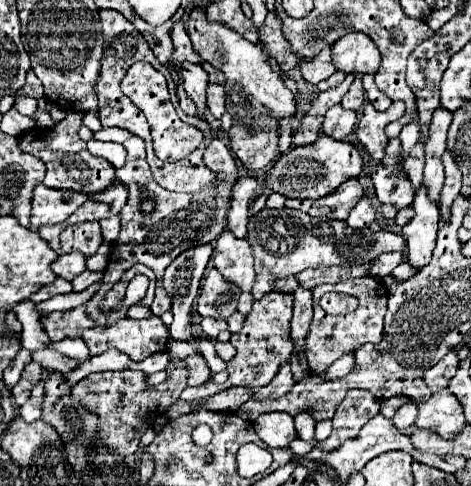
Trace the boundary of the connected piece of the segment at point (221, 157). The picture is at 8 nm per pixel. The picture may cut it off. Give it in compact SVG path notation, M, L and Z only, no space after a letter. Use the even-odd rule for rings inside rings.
M99 129L95 135L95 139L100 141L111 141L121 143L127 149L127 163L117 169L117 177L121 183L125 183L128 188L128 199L125 207L121 209L119 217L121 217L121 231L117 241L111 245L111 255L109 255L109 263L107 269L103 273L103 285L101 289L93 295L93 299L87 303L87 313L95 323L115 323L119 319L115 319L115 313L111 312L106 315L101 311L101 299L105 297L105 291L109 291L109 287L115 285L117 279L111 279L113 275L123 275L126 270L135 263L143 263L149 269L153 269L153 273L157 275L157 285L155 290L155 301L153 301L153 315L161 317L165 311L171 309L171 299L167 295L167 291L163 289L162 278L163 272L167 269L167 265L181 255L183 251L187 251L189 247L197 247L197 245L205 245L215 241L221 231L225 231L227 227L227 211L229 211L229 203L231 203L231 191L233 191L233 183L237 181L237 165L235 159L229 151L229 147L221 141L221 139L213 139L203 155L203 163L217 173L217 185L215 187L205 187L199 193L163 193L163 187L157 185L157 181L151 177L149 165L145 161L145 141L139 139L137 135L131 135L129 131L123 129ZM149 189L155 193L157 201L155 201L155 211L149 215L141 215L141 198L140 190Z

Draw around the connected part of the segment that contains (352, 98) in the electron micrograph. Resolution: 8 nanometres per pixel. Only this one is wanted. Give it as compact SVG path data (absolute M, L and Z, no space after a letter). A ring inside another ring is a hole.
M357 77L357 79L351 83L349 91L343 95L341 105L343 105L345 109L359 109L359 107L363 105L363 101L365 101L365 91L363 91L361 77Z

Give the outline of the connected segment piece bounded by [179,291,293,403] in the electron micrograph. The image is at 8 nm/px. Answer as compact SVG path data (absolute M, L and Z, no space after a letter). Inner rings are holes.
M271 291L269 295L263 295L259 301L255 301L251 313L245 319L243 329L237 335L231 335L231 345L237 349L237 353L227 365L227 369L229 369L227 383L217 384L207 381L201 387L183 389L183 393L179 397L187 403L201 403L207 397L211 397L227 387L247 387L247 389L265 387L277 375L281 363L289 361L289 357L293 353L293 343L289 337L291 311L293 311L293 295L291 293ZM211 385L214 385L214 393Z

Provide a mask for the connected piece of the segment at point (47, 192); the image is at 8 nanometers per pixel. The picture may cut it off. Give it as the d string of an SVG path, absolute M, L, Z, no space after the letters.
M39 183L33 191L33 209L31 209L31 227L37 229L41 225L63 223L71 213L77 211L87 201L83 193L47 189Z

